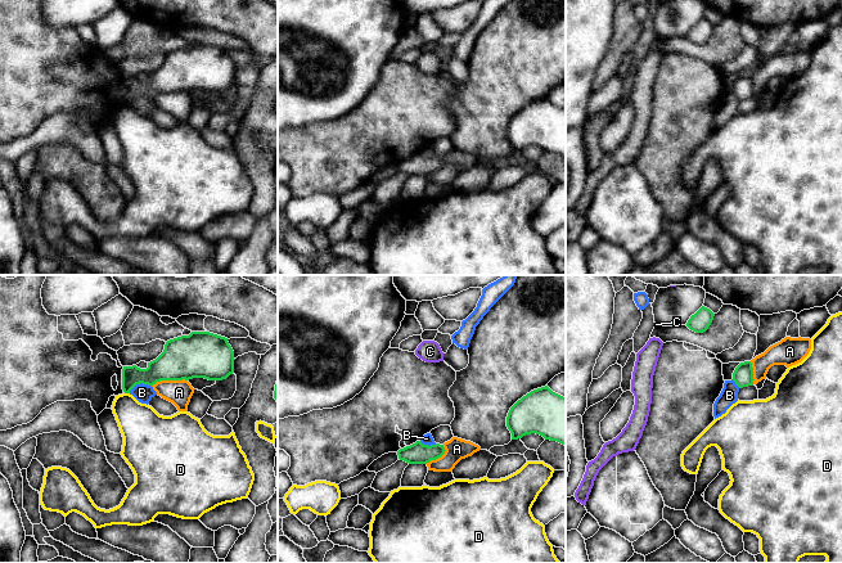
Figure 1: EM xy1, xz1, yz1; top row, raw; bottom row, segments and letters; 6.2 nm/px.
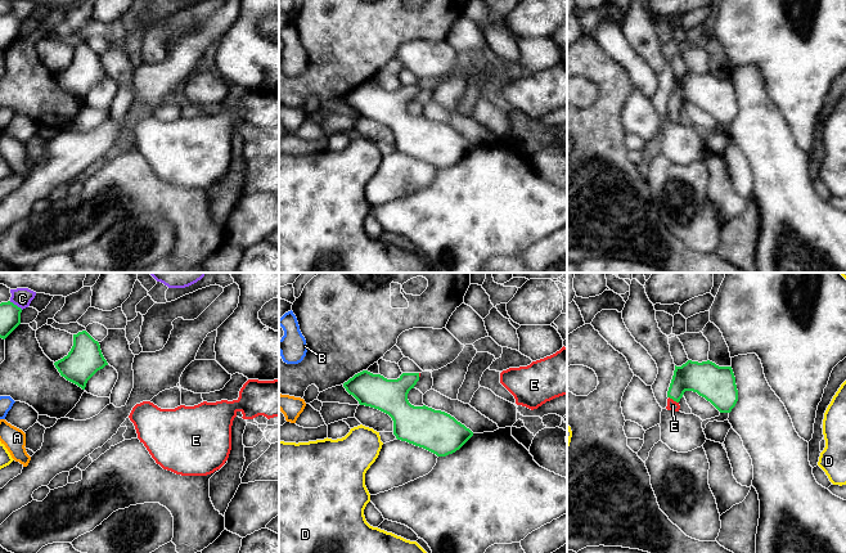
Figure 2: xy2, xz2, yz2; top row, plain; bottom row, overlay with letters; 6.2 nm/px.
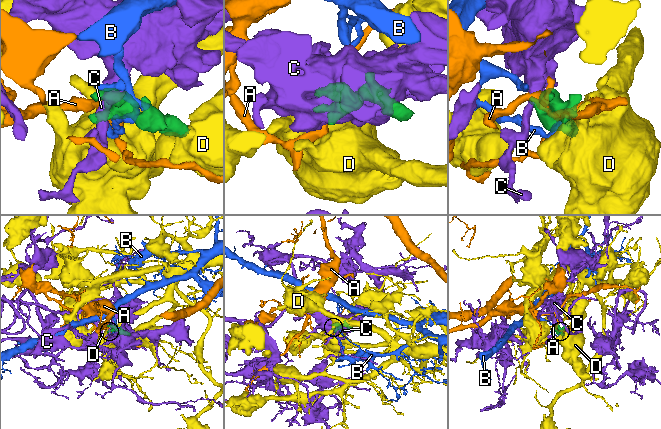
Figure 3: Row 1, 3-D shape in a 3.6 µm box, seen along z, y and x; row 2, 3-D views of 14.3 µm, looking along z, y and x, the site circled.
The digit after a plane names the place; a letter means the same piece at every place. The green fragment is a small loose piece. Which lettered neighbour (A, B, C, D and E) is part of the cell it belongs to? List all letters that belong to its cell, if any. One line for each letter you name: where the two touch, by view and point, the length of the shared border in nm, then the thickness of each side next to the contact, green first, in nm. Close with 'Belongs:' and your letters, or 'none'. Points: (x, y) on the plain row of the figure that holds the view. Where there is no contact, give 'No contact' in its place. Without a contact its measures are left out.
E: Touches green at yz2 (674, 112). Shared border 80 nm. Thickness 220 nm (green) against 70 nm
Belongs: E

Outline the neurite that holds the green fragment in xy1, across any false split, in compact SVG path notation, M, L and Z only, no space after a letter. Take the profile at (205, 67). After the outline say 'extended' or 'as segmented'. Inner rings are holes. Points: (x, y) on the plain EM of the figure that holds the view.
M192 44L167 53L163 64L148 75L147 81L123 78L122 102L130 105L136 96L153 98L161 93L222 93L234 85L234 72L228 50L210 44Z; as segmented

